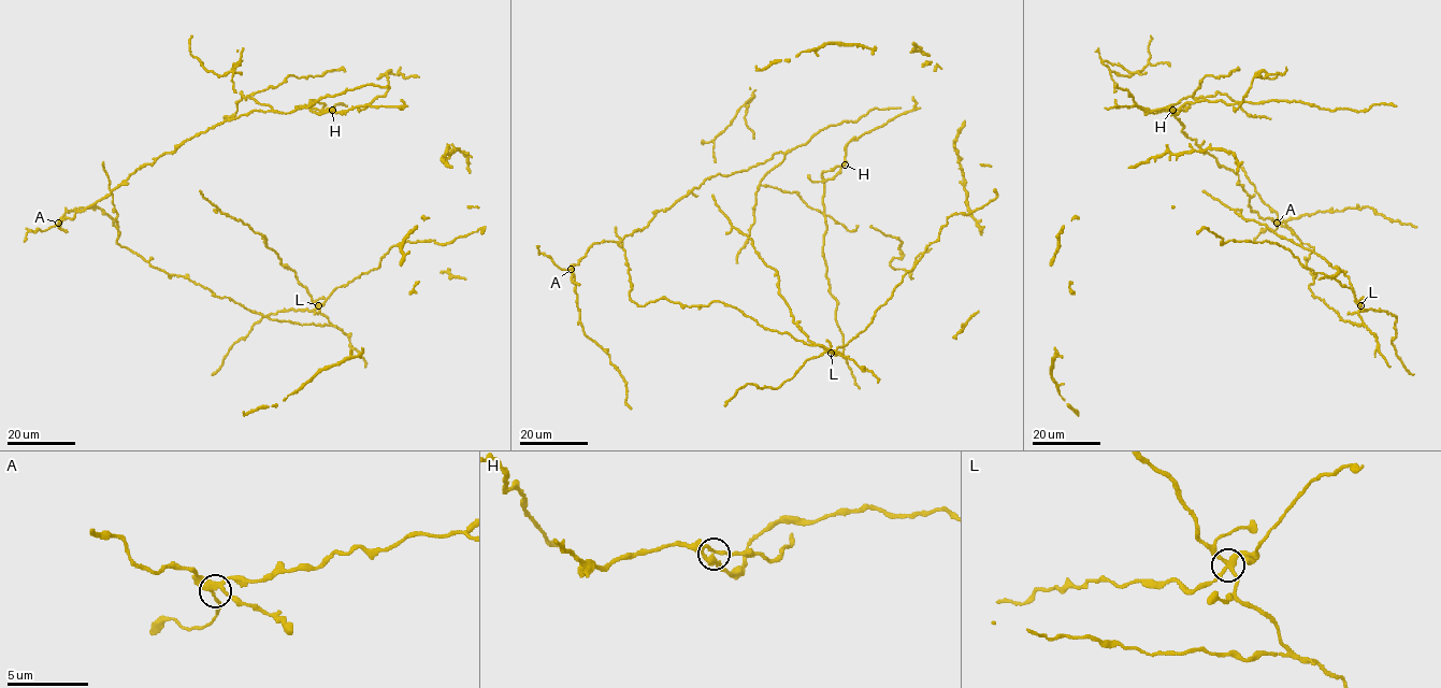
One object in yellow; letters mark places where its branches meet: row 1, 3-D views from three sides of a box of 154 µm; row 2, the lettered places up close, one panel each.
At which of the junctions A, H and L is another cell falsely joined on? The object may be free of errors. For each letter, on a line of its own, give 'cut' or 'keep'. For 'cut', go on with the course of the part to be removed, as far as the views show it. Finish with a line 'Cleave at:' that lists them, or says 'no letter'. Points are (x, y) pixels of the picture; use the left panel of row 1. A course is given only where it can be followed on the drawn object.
A: keep
H: keep
L: cut | (318, 305), (329, 325), (270, 319), (168, 274), (121, 247), (117, 243), (117, 214), (103, 161)
Cleave at: L

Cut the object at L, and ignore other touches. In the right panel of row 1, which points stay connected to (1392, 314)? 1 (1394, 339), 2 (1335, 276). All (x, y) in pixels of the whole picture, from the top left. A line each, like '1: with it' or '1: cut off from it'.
1: with it
2: with it

